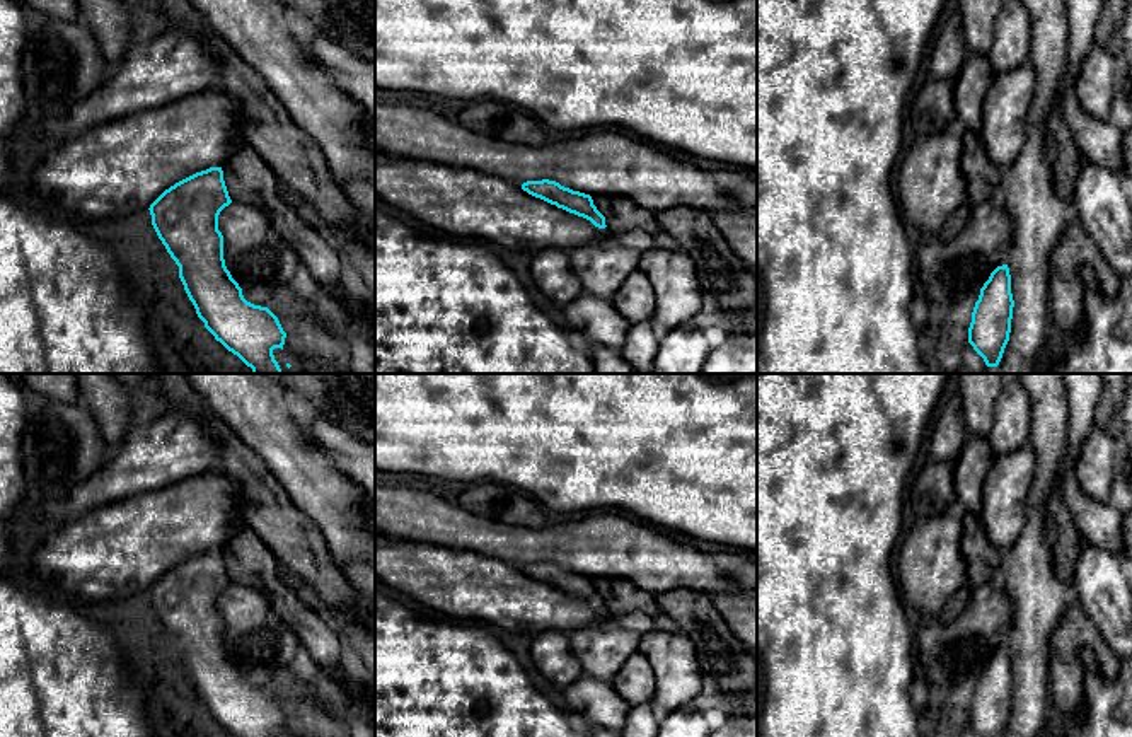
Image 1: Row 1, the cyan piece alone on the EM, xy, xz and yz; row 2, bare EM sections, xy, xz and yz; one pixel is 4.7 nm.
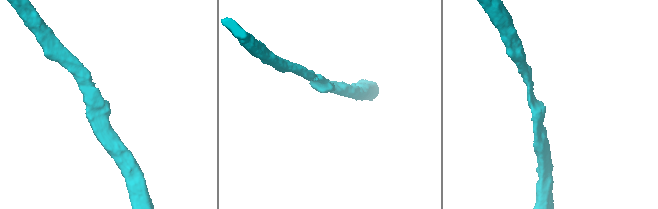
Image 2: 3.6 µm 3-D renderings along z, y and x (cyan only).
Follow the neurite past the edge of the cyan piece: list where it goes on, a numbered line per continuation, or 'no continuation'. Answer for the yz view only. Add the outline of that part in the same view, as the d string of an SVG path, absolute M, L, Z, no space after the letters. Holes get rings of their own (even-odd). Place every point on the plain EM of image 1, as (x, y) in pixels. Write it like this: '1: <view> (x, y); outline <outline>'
no continuation

